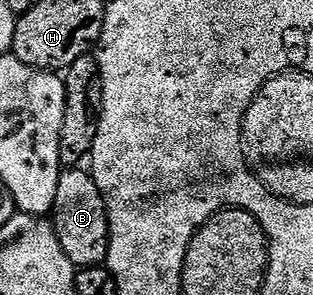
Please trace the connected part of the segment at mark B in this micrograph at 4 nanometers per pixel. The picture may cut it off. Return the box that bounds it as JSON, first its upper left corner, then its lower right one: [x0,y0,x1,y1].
[53,167,109,269]

